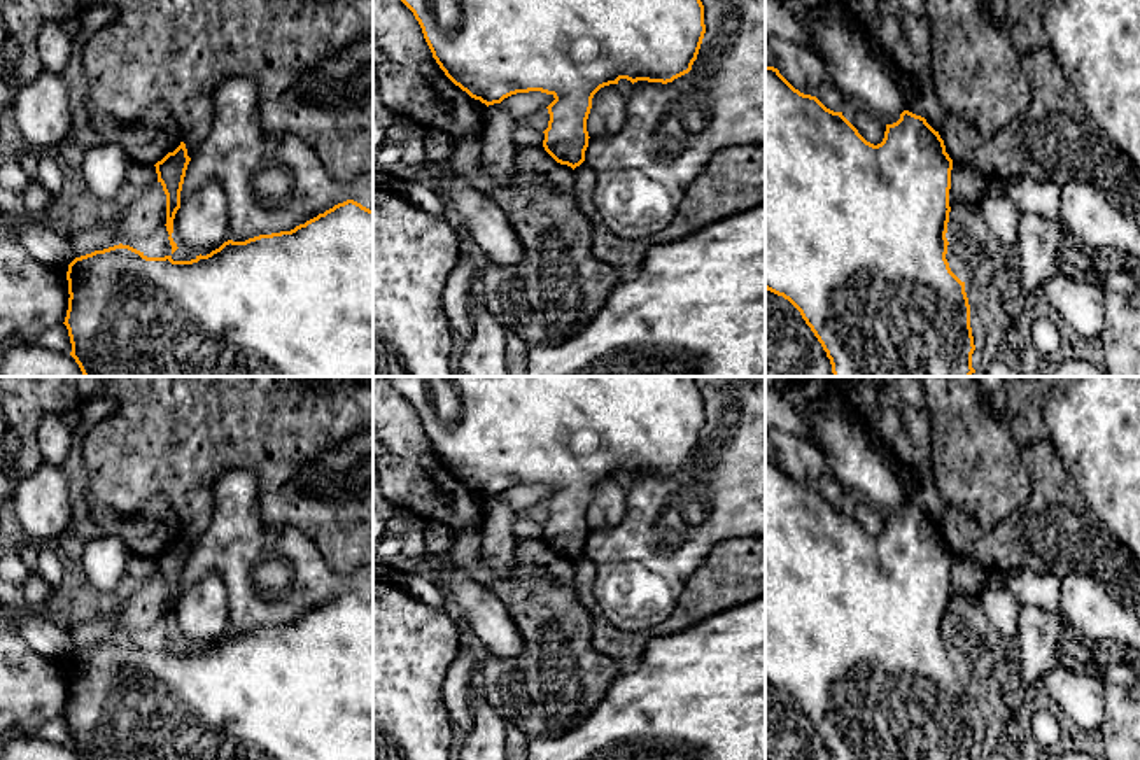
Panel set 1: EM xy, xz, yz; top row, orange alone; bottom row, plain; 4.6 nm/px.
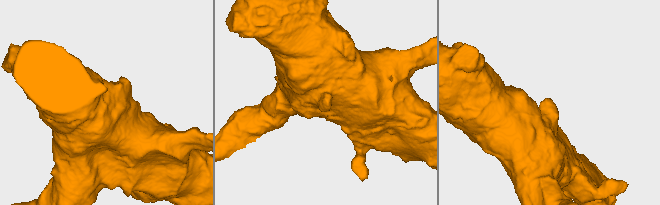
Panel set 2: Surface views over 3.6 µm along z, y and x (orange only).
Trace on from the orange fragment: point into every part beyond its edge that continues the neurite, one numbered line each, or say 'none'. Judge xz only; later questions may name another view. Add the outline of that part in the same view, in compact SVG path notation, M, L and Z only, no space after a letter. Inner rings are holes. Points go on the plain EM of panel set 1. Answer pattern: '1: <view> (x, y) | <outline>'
none

